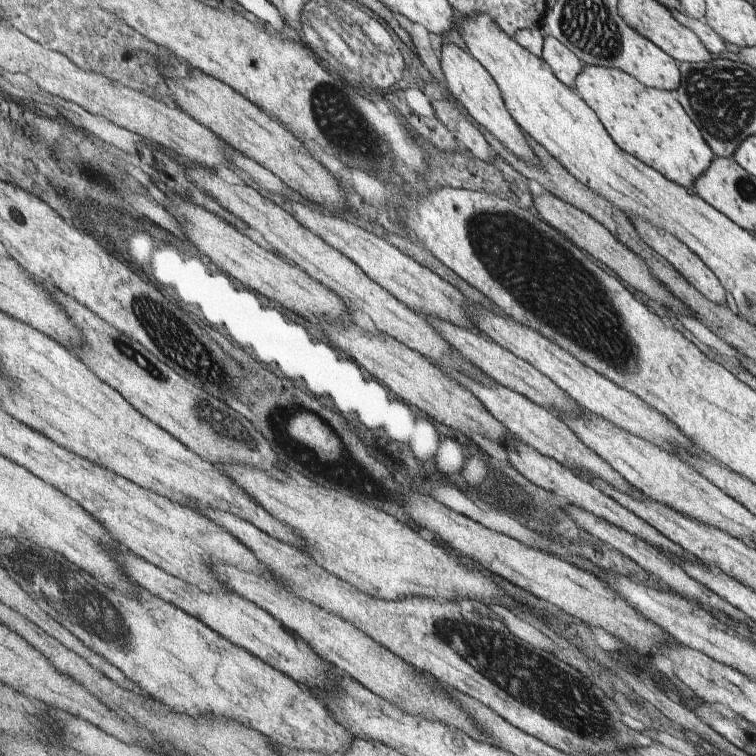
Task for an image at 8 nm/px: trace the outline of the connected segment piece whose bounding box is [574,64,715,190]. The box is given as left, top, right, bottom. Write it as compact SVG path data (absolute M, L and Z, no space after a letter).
M584 64L577 74L574 89L597 113L622 150L638 157L668 180L691 190L693 182L713 161L715 154L674 92L647 87L634 75L616 67L589 64Z

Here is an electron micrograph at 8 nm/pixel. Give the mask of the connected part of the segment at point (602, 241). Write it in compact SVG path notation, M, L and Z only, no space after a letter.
M534 193L532 194L532 198L533 206L542 215L542 218L545 218L546 222L550 223L550 226L561 231L566 238L570 238L572 242L576 243L588 254L594 256L594 258L598 257L600 262L603 262L608 268L614 270L626 284L630 284L638 293L643 293L646 297L659 302L667 308L676 307L685 314L693 316L689 312L688 306L682 304L679 298L676 298L671 292L666 290L663 284L660 284L659 279L650 272L646 263L639 256L636 256L624 243L621 243L605 226L602 226L594 218L588 216L588 214L577 209L575 206L560 200L560 198L552 193Z

